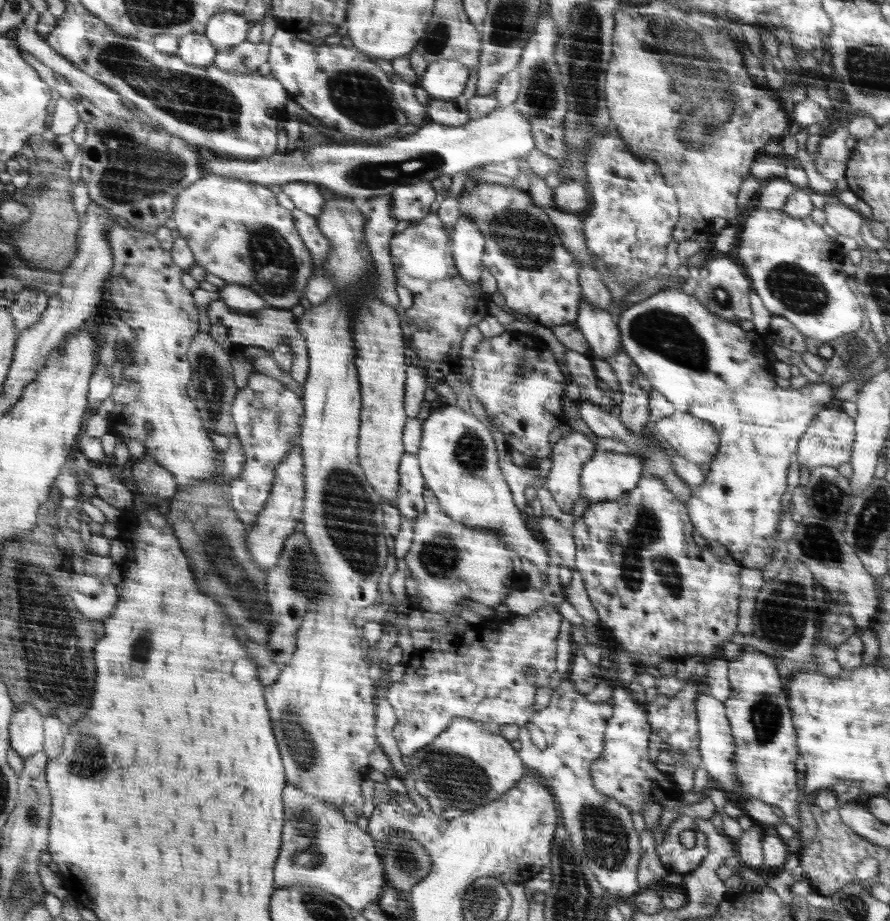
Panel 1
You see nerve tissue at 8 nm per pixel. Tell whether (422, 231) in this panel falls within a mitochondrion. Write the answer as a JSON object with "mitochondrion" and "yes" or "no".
{"mitochondrion":"no"}

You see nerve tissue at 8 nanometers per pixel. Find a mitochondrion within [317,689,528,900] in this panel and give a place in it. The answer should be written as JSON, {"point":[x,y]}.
{"point":[458,777]}

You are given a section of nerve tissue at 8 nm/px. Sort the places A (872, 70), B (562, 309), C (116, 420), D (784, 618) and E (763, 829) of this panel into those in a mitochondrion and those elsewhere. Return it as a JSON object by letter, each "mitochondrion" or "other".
{"A":"mitochondrion","B":"other","C":"other","D":"mitochondrion","E":"other"}

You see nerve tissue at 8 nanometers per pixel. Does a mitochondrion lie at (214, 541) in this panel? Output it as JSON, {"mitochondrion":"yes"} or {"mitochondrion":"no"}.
{"mitochondrion":"yes"}

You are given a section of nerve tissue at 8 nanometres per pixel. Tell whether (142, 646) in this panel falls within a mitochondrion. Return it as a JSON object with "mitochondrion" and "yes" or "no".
{"mitochondrion":"yes"}

